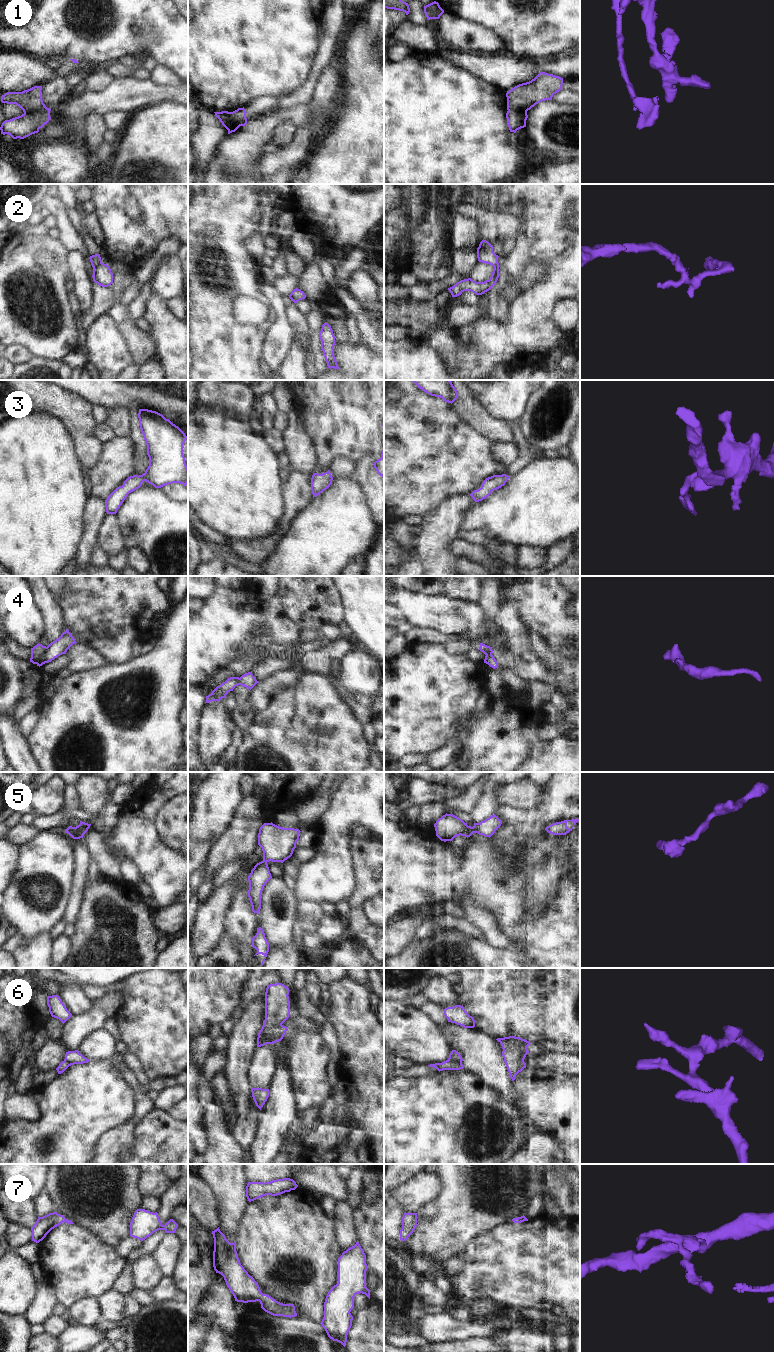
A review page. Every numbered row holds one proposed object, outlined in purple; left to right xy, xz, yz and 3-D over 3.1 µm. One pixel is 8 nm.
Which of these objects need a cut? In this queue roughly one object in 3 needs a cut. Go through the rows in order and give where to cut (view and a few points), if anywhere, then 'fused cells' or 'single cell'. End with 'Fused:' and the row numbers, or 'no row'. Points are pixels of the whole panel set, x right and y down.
1: cut xz (232, 112), (232, 118), (227, 127), (228, 130); fused cells
2: cut xy (101, 262), (93, 268); fused cells
3: cut none; single cell
4: cut xy (47, 647), (36, 663); fused cells
5: cut none; single cell
6: cut none; single cell
7: cut none; single cell
Fused: 1, 2, 4

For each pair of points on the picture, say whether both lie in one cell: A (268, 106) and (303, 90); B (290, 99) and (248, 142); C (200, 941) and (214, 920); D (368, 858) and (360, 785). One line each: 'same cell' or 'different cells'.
A: different cells
B: different cells
C: same cell
D: different cells

